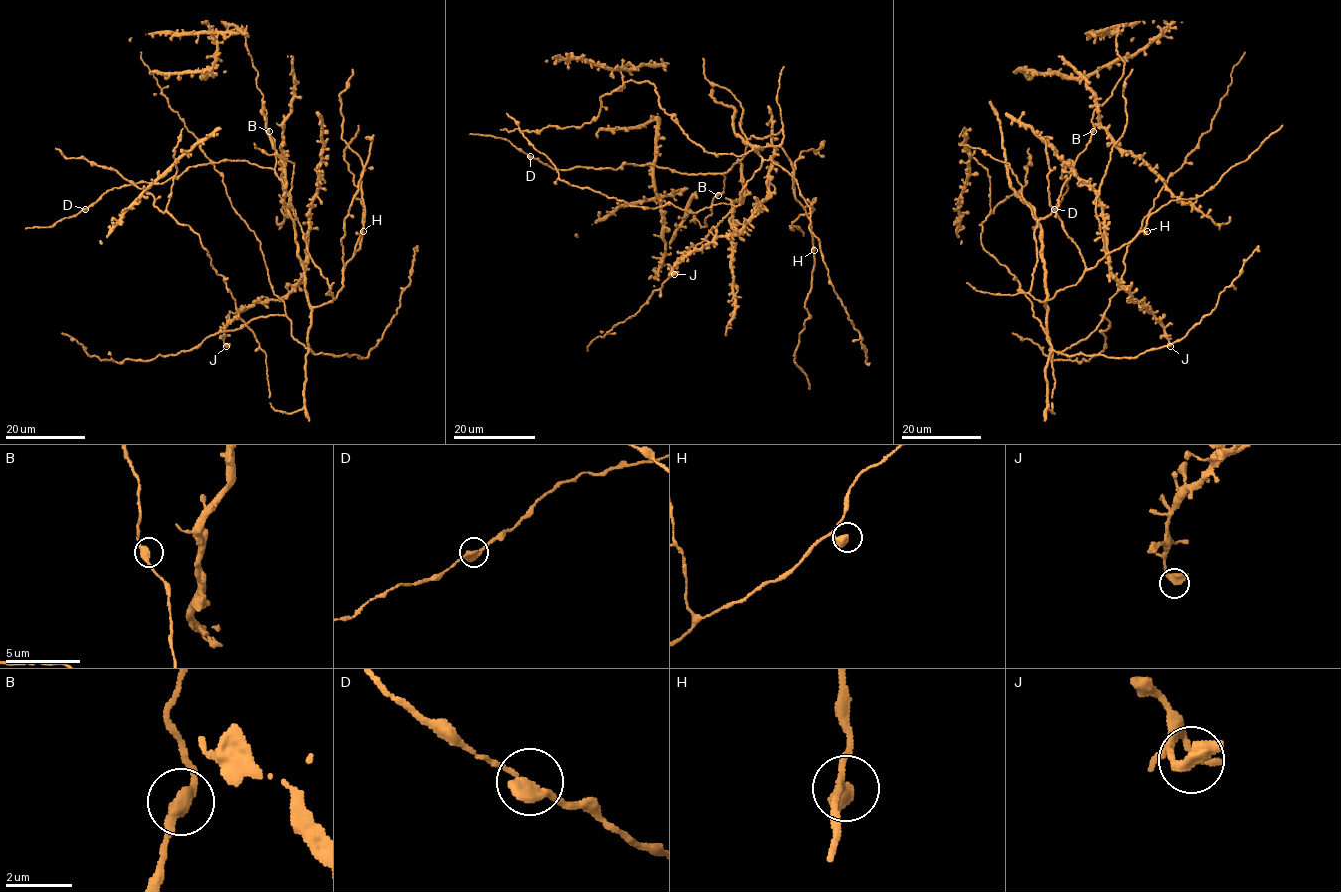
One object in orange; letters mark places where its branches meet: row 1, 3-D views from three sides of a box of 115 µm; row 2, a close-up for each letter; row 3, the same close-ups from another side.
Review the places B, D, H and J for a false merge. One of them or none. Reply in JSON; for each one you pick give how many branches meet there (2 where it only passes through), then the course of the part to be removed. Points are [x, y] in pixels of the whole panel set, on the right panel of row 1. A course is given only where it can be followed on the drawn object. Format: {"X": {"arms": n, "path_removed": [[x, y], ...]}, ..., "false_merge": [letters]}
{"false_merge": []}

